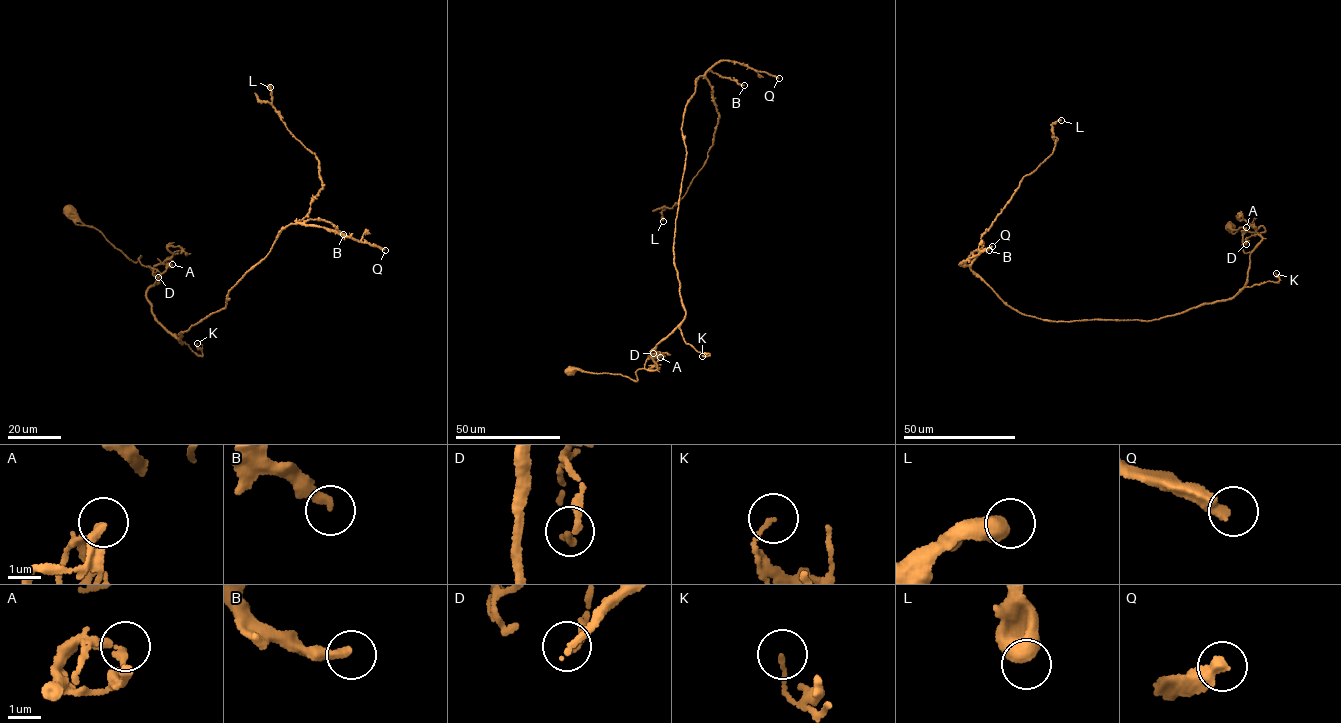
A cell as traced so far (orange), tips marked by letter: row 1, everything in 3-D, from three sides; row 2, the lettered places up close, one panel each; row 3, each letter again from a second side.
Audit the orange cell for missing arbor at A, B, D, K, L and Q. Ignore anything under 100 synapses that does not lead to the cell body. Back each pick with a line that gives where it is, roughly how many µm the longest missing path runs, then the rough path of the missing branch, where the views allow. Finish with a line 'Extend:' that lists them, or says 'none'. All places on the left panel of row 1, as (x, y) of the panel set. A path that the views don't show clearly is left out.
Q: at (385, 250); about 60 µm are missing
Extend: Q

